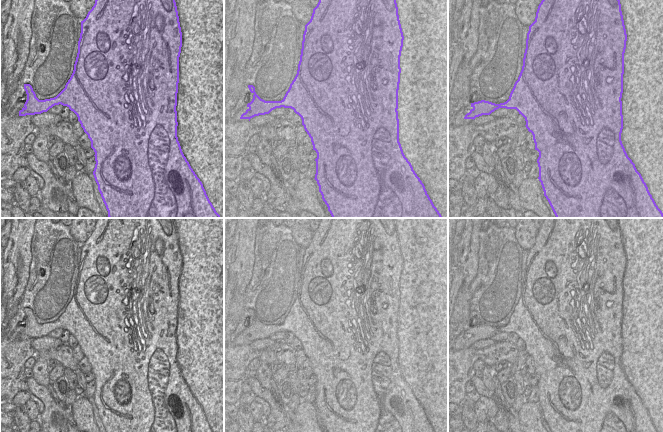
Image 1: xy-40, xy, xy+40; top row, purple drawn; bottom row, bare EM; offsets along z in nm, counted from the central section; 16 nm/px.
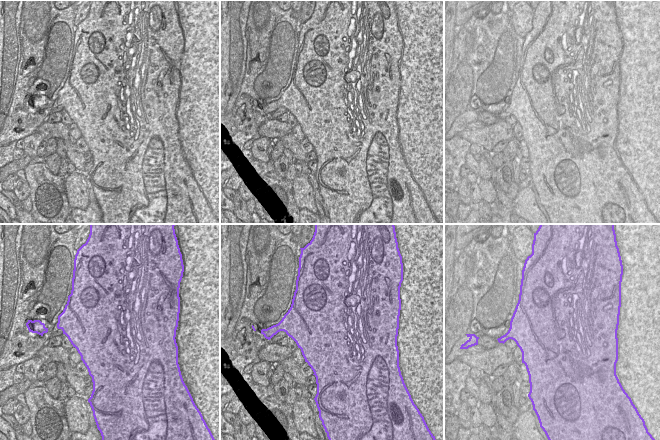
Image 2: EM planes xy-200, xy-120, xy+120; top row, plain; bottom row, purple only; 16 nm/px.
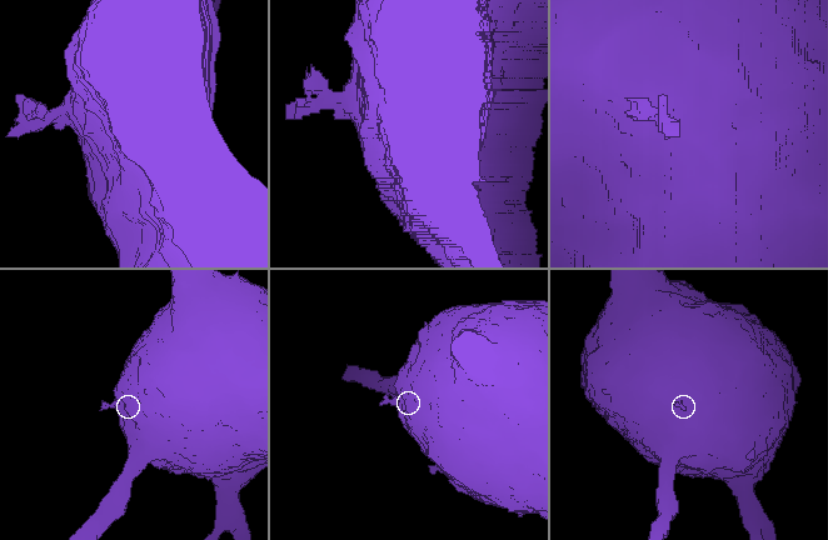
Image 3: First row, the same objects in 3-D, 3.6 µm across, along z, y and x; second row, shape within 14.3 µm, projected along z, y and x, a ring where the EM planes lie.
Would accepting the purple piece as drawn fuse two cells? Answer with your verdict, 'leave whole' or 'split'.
split

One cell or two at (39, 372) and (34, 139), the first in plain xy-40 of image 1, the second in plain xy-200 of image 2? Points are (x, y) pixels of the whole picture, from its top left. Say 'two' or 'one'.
one

